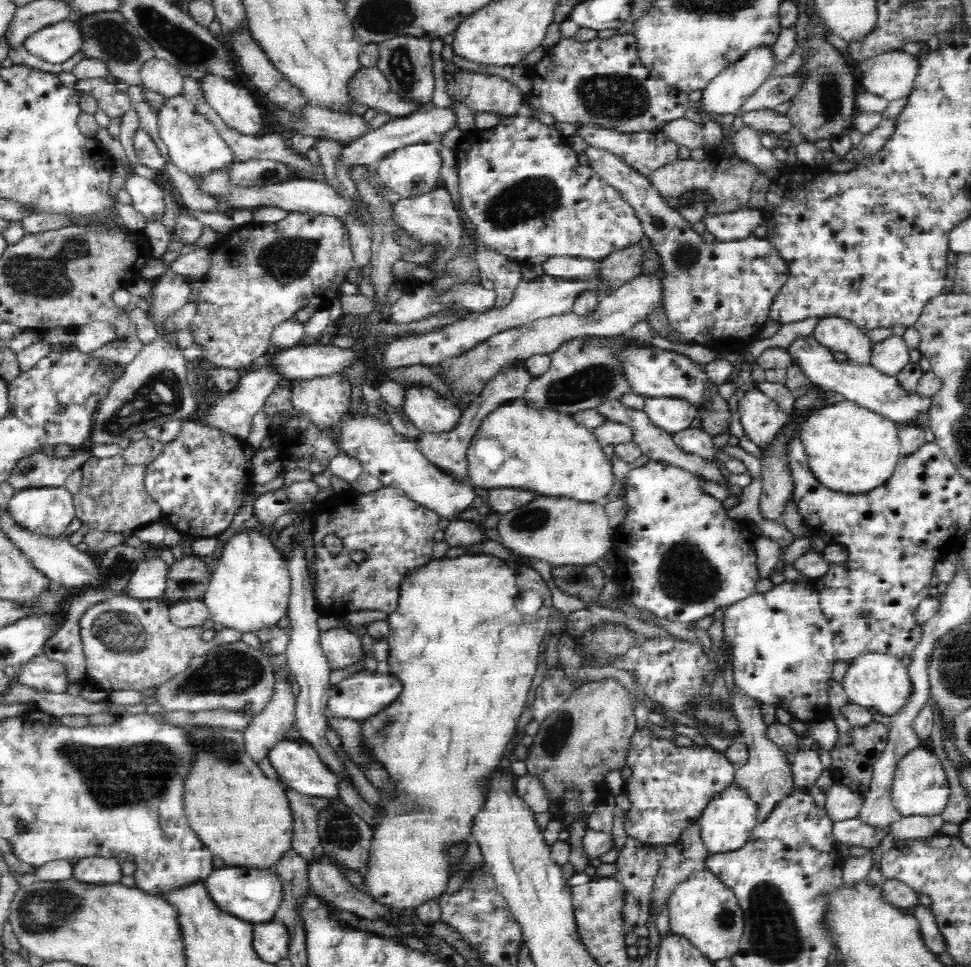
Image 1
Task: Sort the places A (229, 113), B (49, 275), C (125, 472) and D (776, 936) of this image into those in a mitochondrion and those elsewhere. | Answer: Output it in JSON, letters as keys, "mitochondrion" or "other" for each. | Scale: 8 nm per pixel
{"A":"other","B":"mitochondrion","C":"other","D":"mitochondrion"}

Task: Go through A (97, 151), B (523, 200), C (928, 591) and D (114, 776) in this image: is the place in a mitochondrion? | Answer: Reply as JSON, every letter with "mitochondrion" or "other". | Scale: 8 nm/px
{"A":"other","B":"mitochondrion","C":"other","D":"mitochondrion"}

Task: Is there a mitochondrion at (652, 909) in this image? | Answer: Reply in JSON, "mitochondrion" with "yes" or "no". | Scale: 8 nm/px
{"mitochondrion":"no"}

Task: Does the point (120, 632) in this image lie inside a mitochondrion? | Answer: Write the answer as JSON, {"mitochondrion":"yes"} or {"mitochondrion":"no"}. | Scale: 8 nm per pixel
{"mitochondrion":"yes"}

